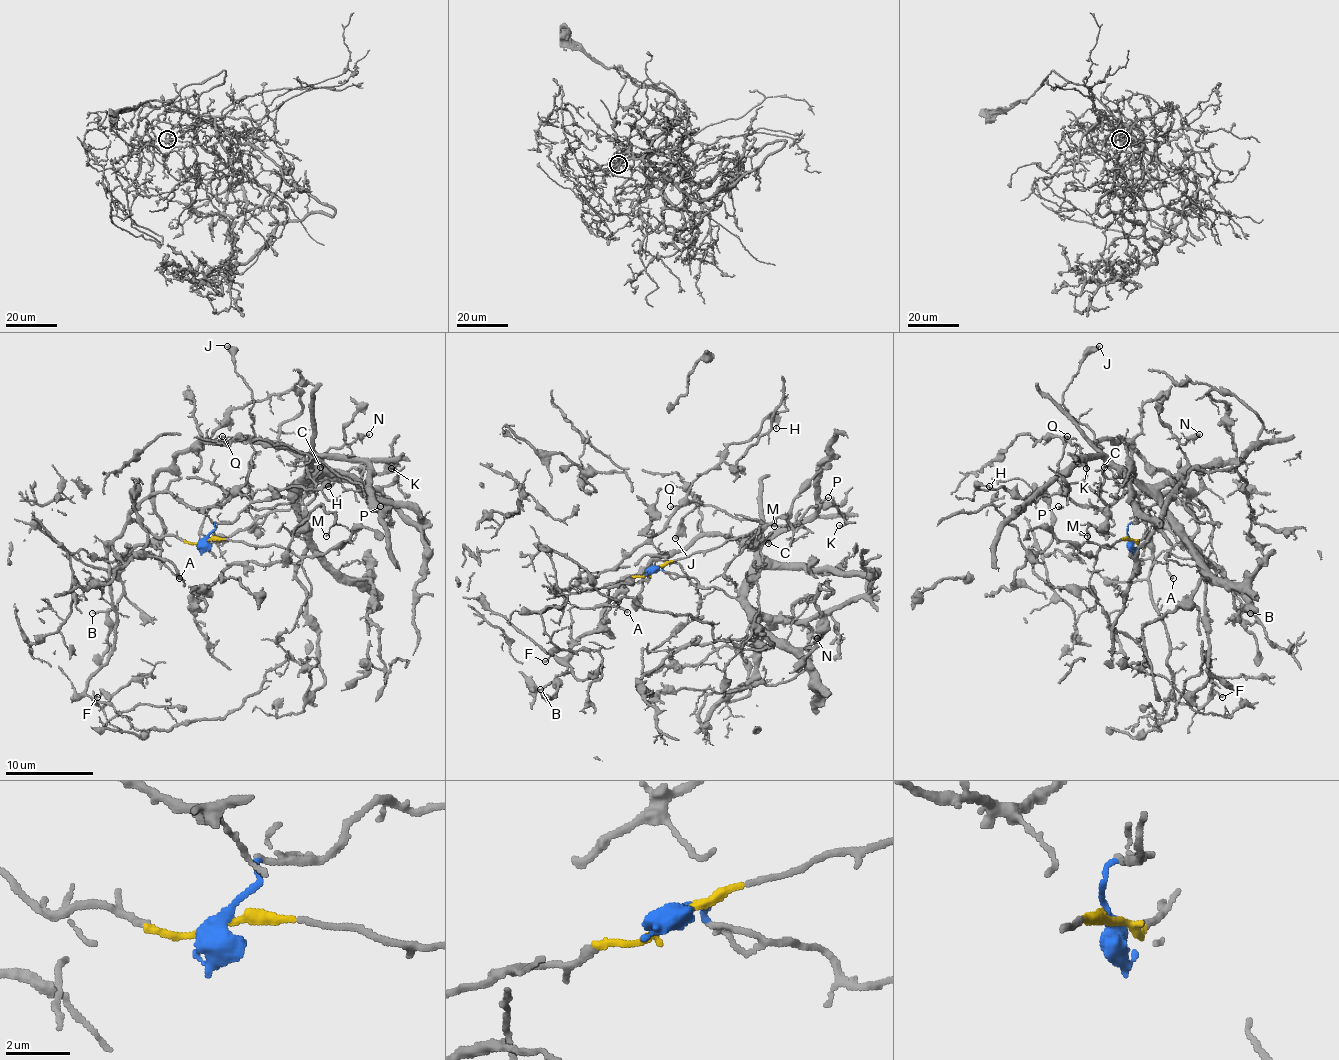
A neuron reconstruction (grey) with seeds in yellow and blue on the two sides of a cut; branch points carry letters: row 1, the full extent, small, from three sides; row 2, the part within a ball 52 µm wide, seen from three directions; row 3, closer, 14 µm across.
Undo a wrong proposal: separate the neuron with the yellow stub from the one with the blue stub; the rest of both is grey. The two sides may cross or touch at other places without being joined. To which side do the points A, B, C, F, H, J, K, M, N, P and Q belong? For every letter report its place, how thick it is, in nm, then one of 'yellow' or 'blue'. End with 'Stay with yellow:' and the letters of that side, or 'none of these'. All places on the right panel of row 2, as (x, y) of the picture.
A: at (1173, 578); 200 nm thick; blue
B: at (1250, 613); 190 nm thick; blue
C: at (1104, 467); 150 nm thick; blue
F: at (1222, 697); 140 nm thick; yellow
H: at (989, 486); 150 nm thick; yellow
J: at (1099, 346); 380 nm thick; blue
K: at (1086, 468); 160 nm thick; blue
M: at (1087, 536); 120 nm thick; yellow
N: at (1199, 434); 240 nm thick; blue
P: at (1058, 506); 170 nm thick; yellow
Q: at (1067, 436); 130 nm thick; yellow
Stay with yellow: F, H, M, P, Q

